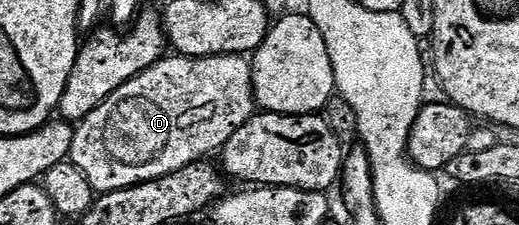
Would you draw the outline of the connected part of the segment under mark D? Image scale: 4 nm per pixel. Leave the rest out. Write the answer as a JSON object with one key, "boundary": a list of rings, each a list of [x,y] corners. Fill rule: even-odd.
{"boundary":[[[173,54],[126,81],[126,85],[114,89],[94,113],[75,124],[70,162],[82,169],[93,192],[133,187],[174,173],[191,163],[199,163],[211,156],[208,155],[211,151],[219,152],[224,143],[252,118],[257,107],[256,96],[252,93],[252,65],[245,56],[211,55],[192,59],[188,55]]]}

